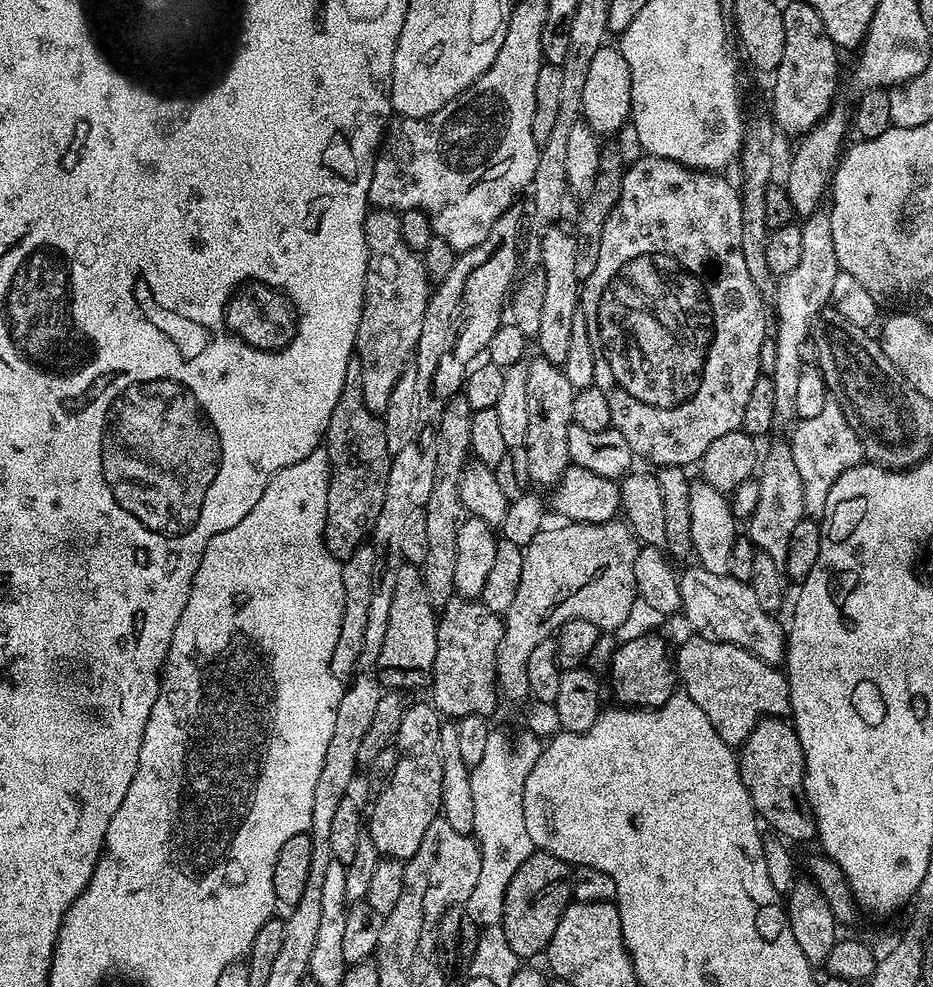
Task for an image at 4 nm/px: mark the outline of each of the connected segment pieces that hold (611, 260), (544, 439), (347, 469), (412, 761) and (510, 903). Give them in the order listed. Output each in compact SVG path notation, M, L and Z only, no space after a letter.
M641 155L639 160L627 165L624 181L620 187L620 197L616 209L604 227L602 250L598 250L598 262L594 274L582 284L582 314L592 343L594 354L595 387L606 394L610 402L612 428L620 431L619 439L632 449L637 457L649 460L655 466L678 468L695 465L704 459L706 450L712 442L718 442L723 435L737 431L743 425L746 414L746 402L754 382L762 373L759 366L759 351L762 342L769 335L768 320L764 317L766 300L751 281L750 273L743 258L742 228L743 202L737 185L723 180L723 175L713 174L708 170L693 170L677 160L667 160L661 156Z
M541 354L534 355L533 360L527 361L528 385L530 386L530 426L526 426L526 442L524 447L528 450L528 475L533 481L540 484L555 485L563 476L565 468L569 467L570 457L568 454L568 435L570 426L574 423L574 398L576 392L570 386L563 367L550 362Z
M358 358L349 360L346 366L342 394L334 406L334 414L330 414L322 444L328 449L328 462L332 465L324 544L332 556L346 558L354 549L361 547L363 540L360 539L369 535L382 510L382 502L386 498L386 478L390 474L393 457L393 453L388 451L383 423L366 404L362 362Z
M431 703L416 704L398 720L394 745L397 764L388 788L375 798L372 817L366 820L366 830L381 857L406 862L418 850L422 834L430 830L430 822L441 815L442 758L440 757L440 726L442 717Z
M533 851L522 866L510 878L510 886L506 888L506 898L504 899L504 913L499 925L503 928L506 939L510 942L510 947L519 958L526 956L536 956L547 949L548 944L554 938L554 930L558 930L558 922L562 918L565 908L572 900L572 882L570 879L570 865L565 860L560 860L556 856L551 856L549 852Z

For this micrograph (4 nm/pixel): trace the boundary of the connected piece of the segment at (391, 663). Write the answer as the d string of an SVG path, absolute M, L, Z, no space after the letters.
M397 567L396 585L390 598L390 614L386 626L386 636L382 642L379 663L400 672L424 672L431 669L436 653L437 617L430 598L424 589L422 572L419 567Z

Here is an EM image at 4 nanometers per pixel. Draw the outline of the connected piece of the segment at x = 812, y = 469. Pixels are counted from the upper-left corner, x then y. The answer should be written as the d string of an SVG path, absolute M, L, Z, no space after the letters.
M829 398L826 406L822 408L822 414L809 420L800 420L794 429L796 434L790 439L790 453L796 462L798 474L801 475L804 511L809 517L820 518L828 508L830 490L834 482L838 482L843 472L856 467L865 459L860 434L853 421L846 415L841 401L839 404L836 398Z

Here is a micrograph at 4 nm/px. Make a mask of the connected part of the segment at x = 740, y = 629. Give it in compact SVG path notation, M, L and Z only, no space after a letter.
M693 566L686 575L683 573L679 581L681 611L689 624L696 628L694 630L706 626L711 631L711 637L719 643L745 648L765 663L776 664L781 661L786 648L784 628L776 622L775 615L761 606L751 585L738 583L728 576L711 574L699 566Z

